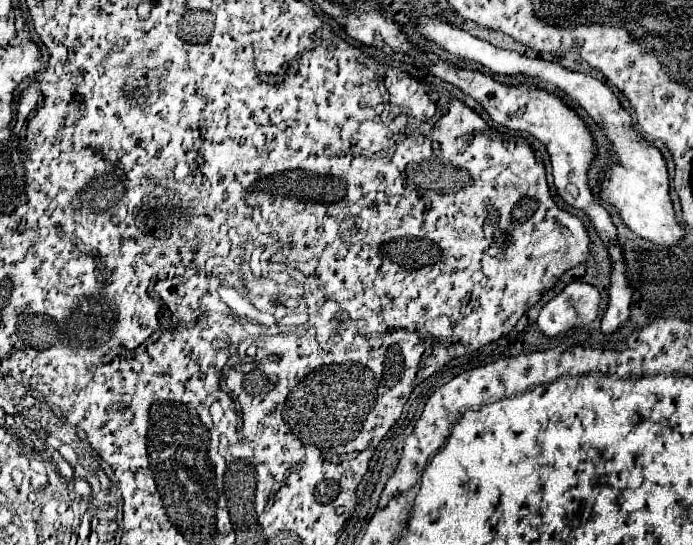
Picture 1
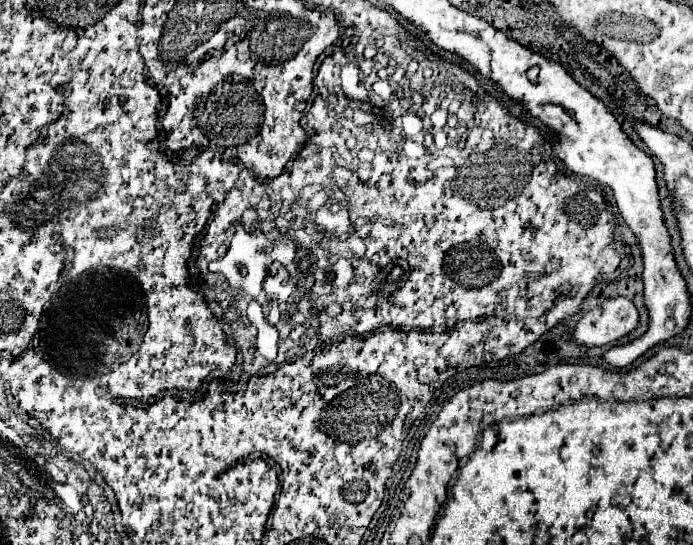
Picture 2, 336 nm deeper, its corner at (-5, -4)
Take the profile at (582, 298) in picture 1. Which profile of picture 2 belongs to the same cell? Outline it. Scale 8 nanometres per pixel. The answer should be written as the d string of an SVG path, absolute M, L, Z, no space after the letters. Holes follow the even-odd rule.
M607 298L603 308L597 306L583 314L575 328L575 340L585 346L605 346L631 334L637 324L639 312L631 300Z

